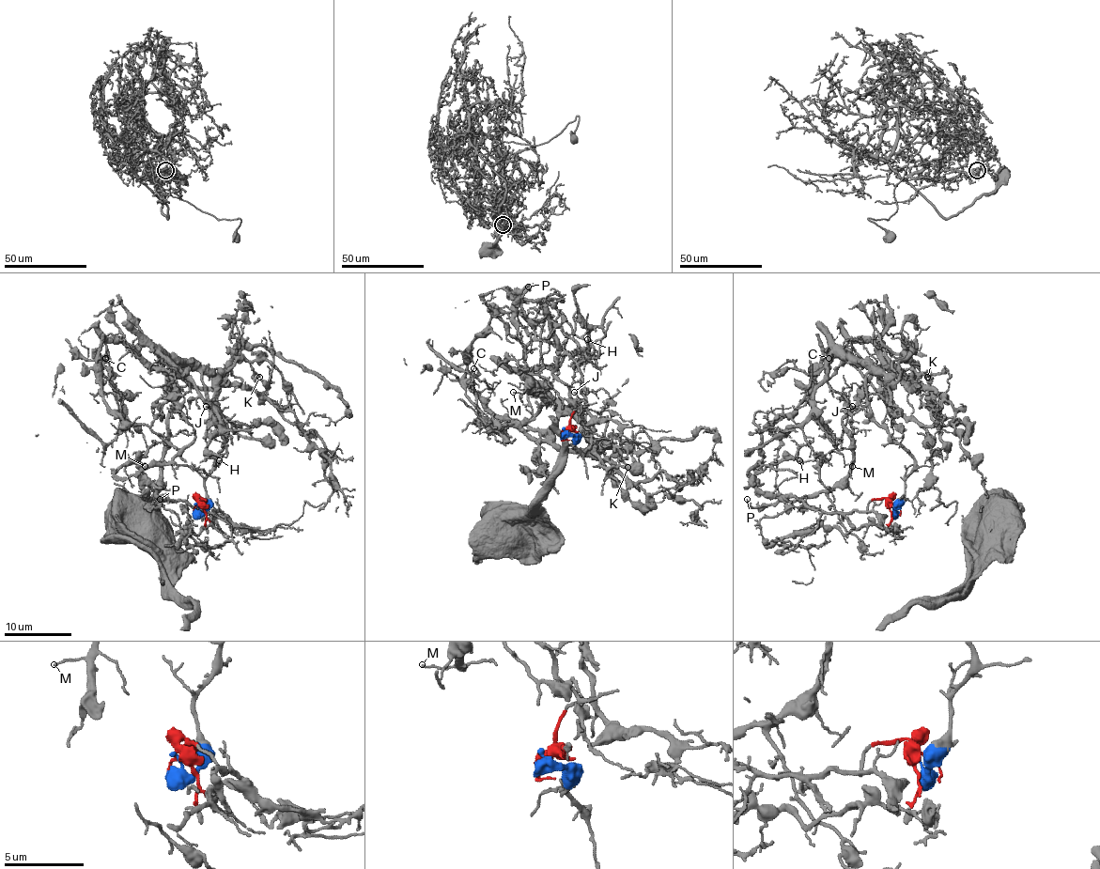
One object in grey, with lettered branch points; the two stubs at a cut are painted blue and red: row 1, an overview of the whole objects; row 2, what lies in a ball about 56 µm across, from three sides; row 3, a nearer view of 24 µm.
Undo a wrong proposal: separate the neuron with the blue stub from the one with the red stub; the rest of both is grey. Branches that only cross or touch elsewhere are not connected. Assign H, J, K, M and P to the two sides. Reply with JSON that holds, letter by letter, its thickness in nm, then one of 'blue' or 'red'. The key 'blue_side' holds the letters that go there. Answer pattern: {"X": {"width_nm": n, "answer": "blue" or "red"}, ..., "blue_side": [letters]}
{"H": {"width_nm": 200, "answer": "blue"}, "J": {"width_nm": 140, "answer": "blue"}, "K": {"width_nm": 140, "answer": "blue"}, "M": {"width_nm": 120, "answer": "red"}, "P": {"width_nm": 140, "answer": "red"}, "blue_side": ["H", "J", "K"]}

